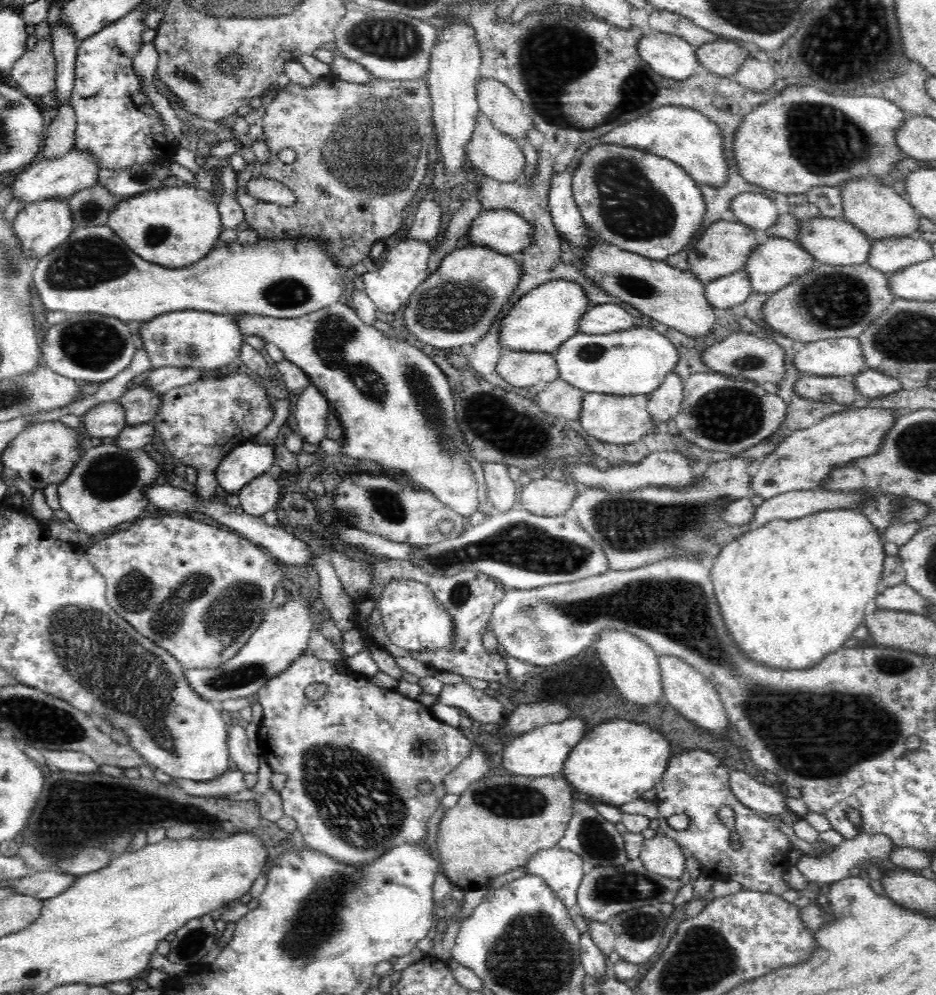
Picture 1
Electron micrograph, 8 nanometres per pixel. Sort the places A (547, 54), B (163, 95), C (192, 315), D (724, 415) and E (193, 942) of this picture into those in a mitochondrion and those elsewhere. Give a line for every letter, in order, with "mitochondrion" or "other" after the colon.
A: mitochondrion
B: other
C: other
D: mitochondrion
E: mitochondrion

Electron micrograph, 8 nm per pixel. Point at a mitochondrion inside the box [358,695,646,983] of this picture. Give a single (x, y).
(510, 800)

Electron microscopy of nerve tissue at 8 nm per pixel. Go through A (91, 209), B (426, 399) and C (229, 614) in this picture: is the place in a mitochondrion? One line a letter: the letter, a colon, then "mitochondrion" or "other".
A: mitochondrion
B: mitochondrion
C: mitochondrion

